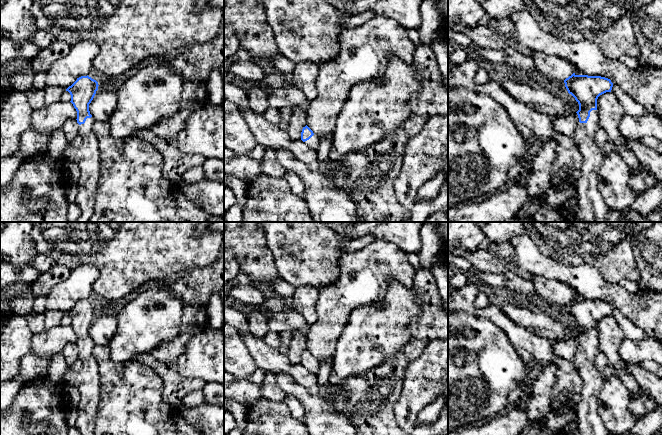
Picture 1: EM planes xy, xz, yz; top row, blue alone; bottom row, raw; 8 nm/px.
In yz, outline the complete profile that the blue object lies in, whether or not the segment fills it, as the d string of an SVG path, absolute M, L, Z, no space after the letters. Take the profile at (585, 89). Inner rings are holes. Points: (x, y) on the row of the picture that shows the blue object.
M576 75L564 80L565 87L579 104L576 112L579 124L574 133L574 142L583 157L581 176L576 182L579 211L575 222L608 222L607 207L598 189L597 175L604 159L603 148L595 142L599 129L597 99L611 92L613 83L601 76Z

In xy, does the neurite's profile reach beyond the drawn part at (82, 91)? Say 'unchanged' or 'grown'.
grown

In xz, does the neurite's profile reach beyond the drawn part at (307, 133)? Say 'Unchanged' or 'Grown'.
Grown

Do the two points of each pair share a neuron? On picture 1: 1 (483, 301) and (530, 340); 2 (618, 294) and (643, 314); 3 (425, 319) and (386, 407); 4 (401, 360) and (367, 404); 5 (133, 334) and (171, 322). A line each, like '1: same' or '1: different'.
1: different
2: same
3: same
4: same
5: same

